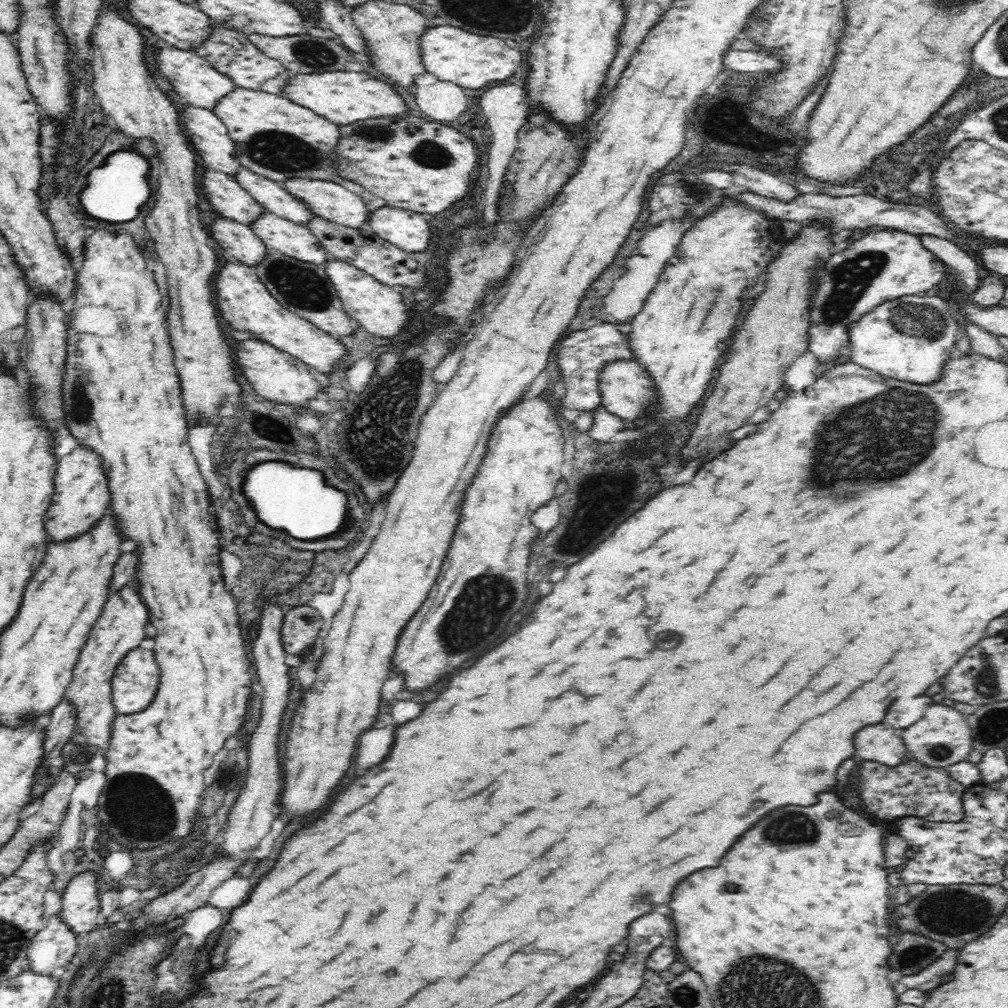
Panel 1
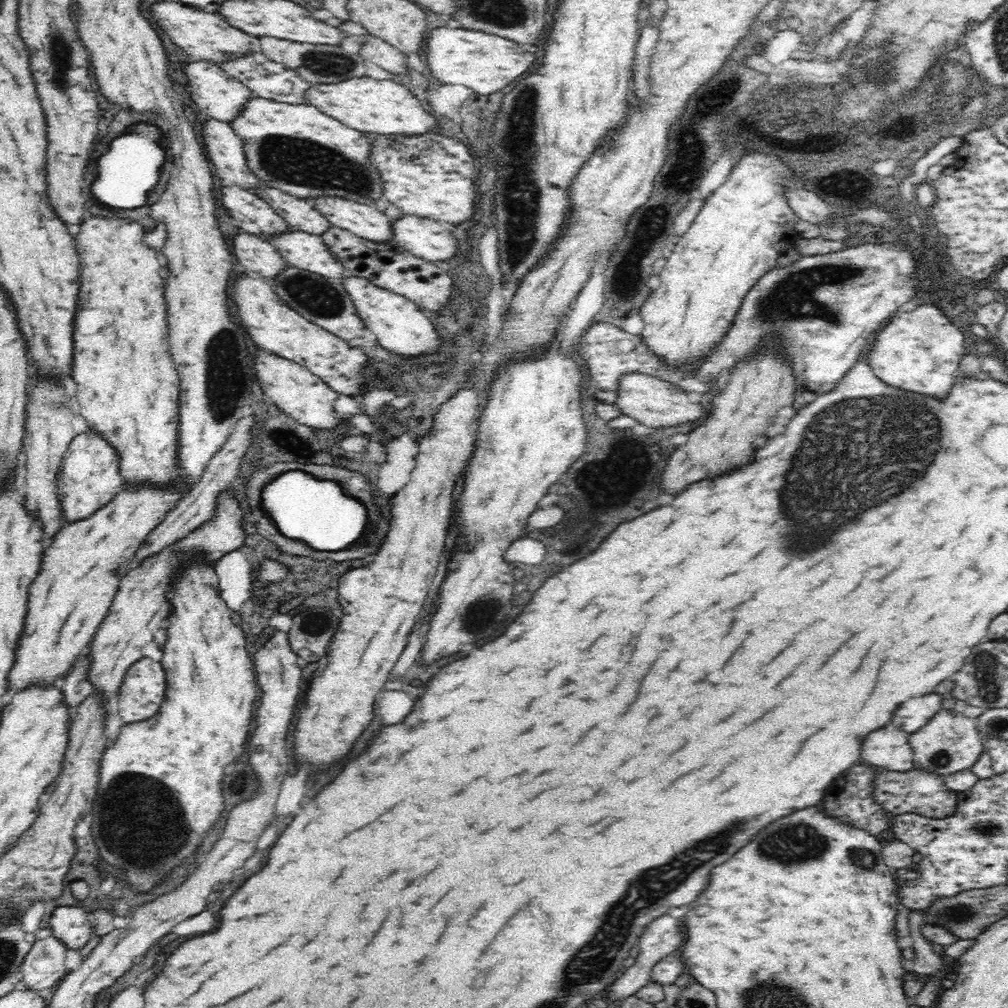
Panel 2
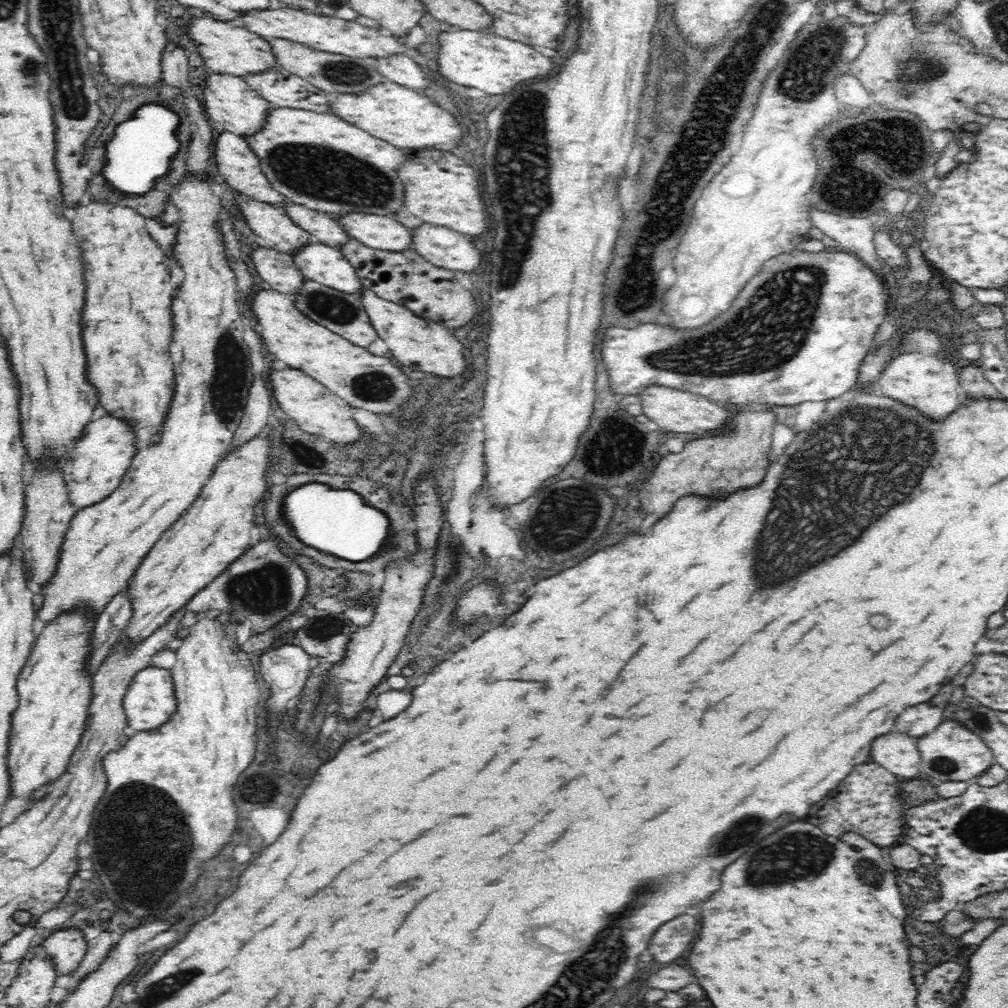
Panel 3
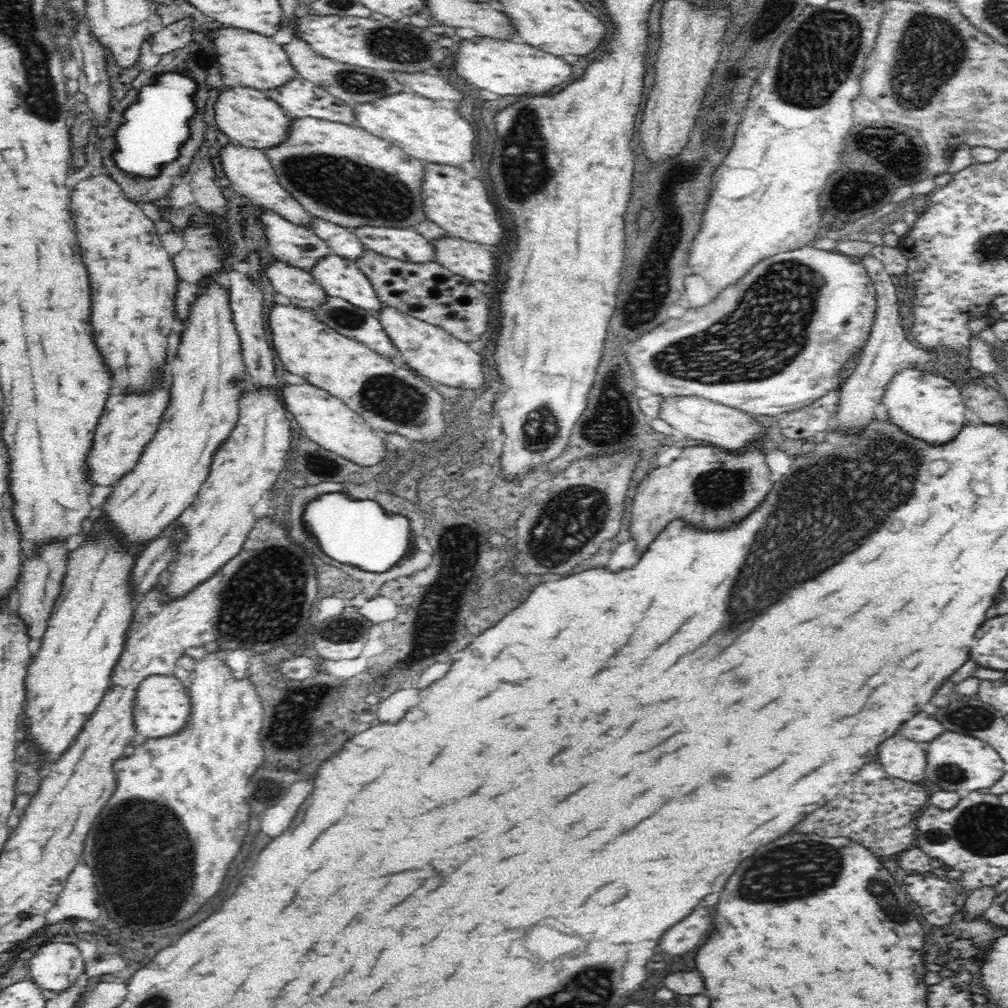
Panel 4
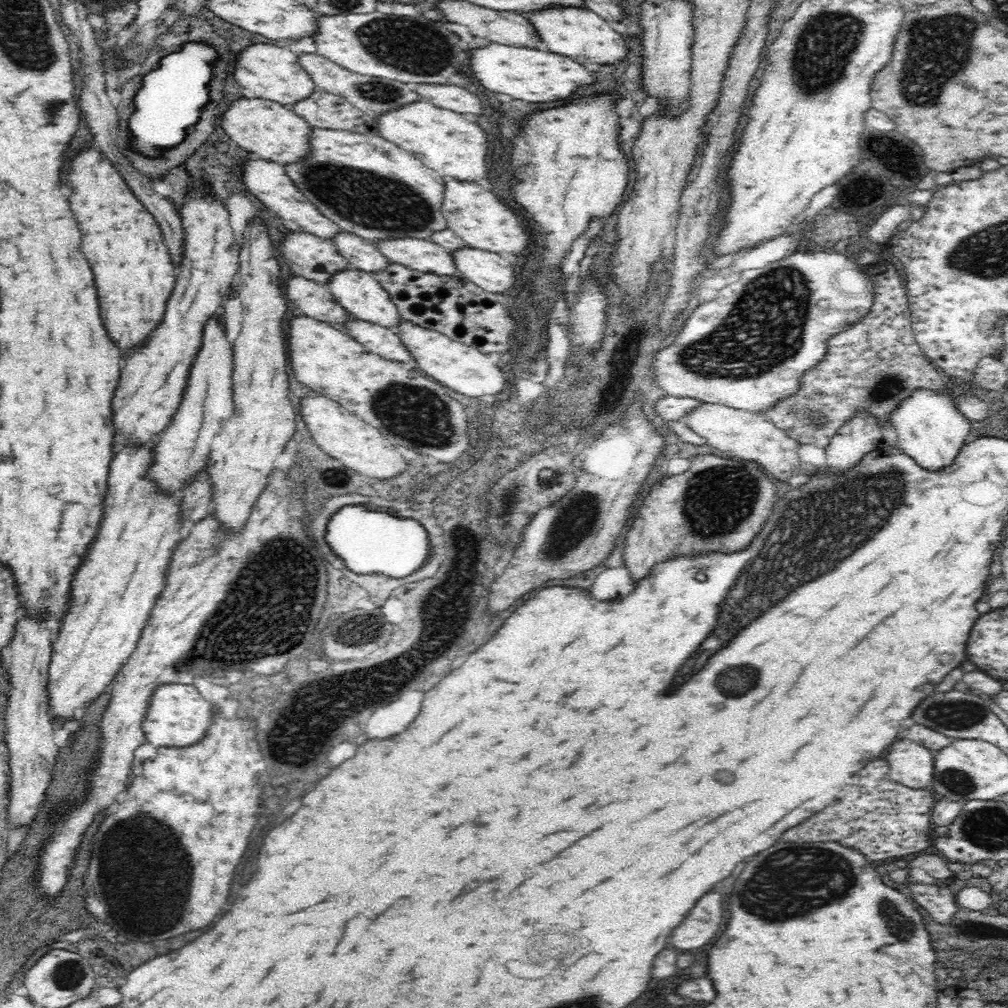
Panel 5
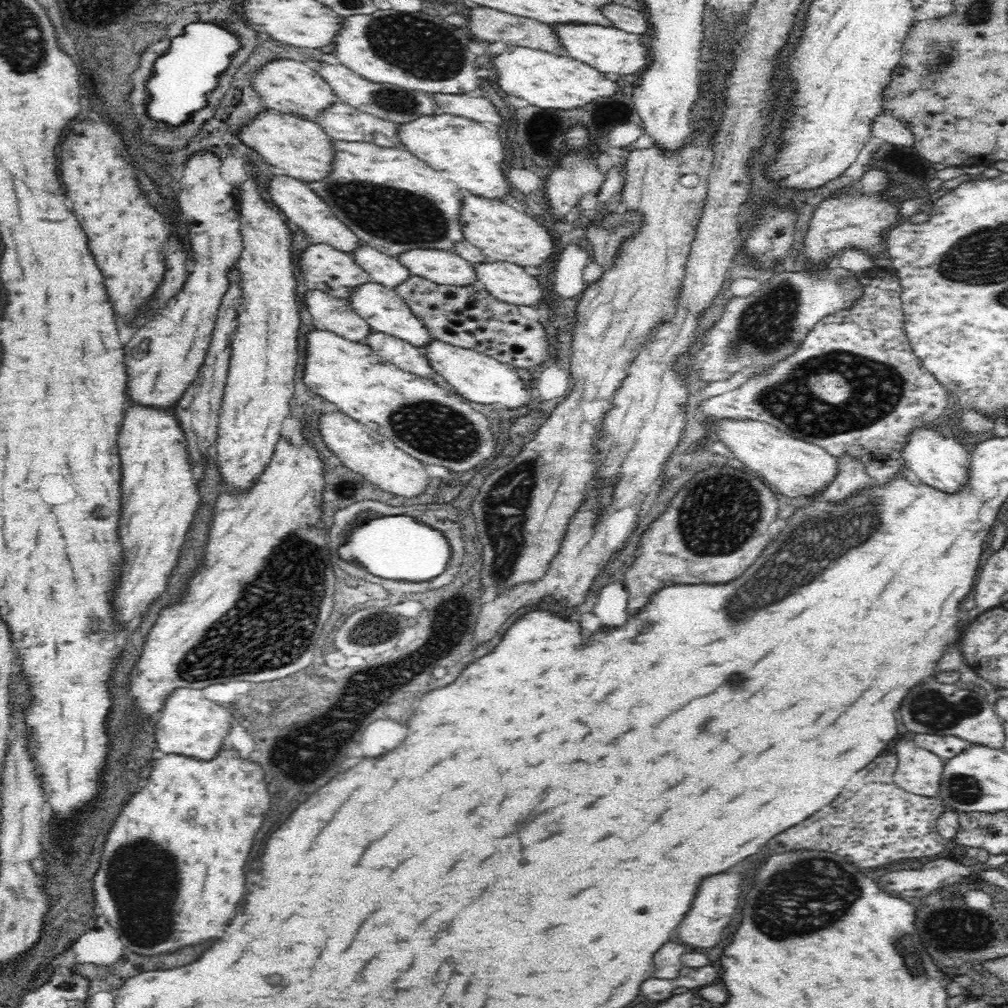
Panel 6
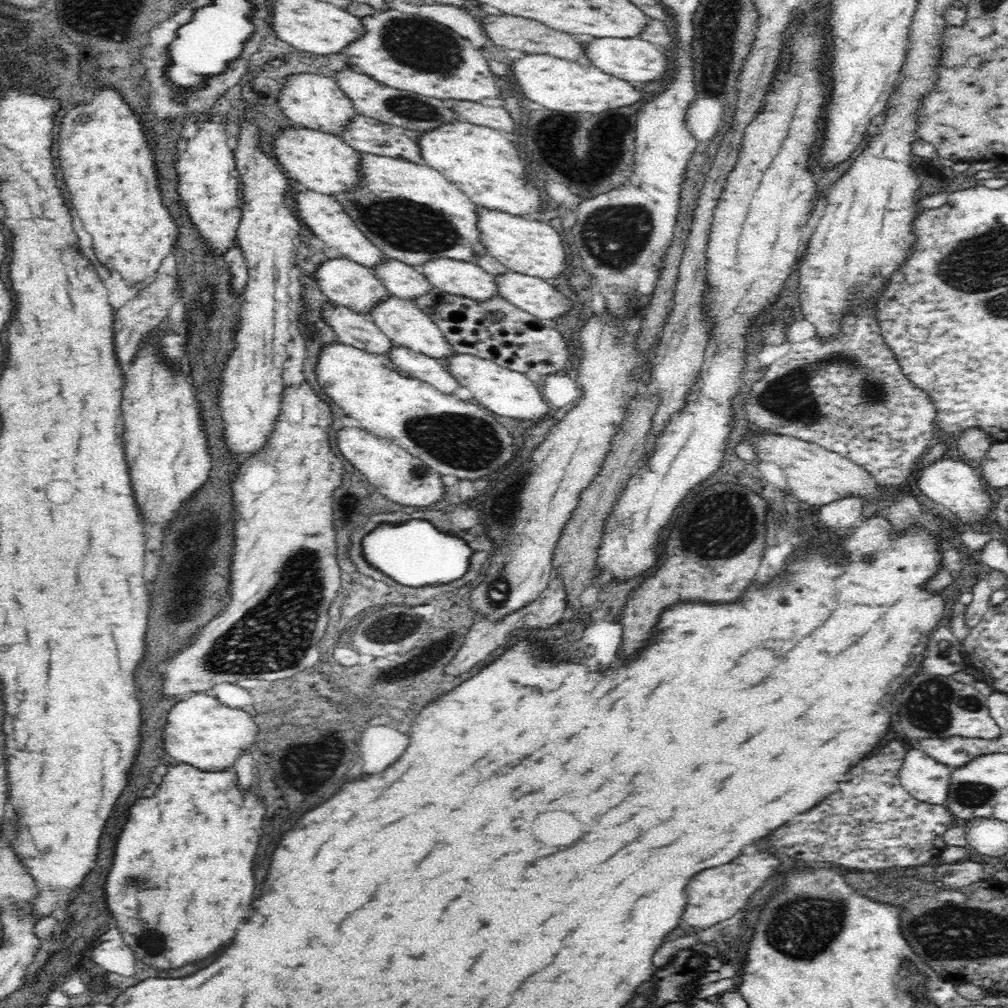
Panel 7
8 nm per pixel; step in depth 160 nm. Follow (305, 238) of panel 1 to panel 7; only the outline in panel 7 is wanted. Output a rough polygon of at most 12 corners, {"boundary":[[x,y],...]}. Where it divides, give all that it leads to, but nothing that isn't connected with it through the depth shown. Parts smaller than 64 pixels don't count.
{"boundary":[[390,296],[370,316],[396,348],[457,354],[412,301]]}

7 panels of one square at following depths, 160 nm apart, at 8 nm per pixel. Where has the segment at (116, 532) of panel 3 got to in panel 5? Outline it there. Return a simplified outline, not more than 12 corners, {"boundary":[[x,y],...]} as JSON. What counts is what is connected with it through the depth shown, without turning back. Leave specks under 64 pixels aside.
{"boundary":[[212,316],[183,400],[156,441],[166,491],[208,462],[233,411],[233,352]]}

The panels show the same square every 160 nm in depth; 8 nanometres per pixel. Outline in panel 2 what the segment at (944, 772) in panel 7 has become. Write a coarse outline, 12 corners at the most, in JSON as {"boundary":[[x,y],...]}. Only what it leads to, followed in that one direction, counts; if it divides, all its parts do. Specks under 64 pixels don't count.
{"boundary":[[888,726],[864,742],[864,760],[891,772],[917,768],[910,736]]}

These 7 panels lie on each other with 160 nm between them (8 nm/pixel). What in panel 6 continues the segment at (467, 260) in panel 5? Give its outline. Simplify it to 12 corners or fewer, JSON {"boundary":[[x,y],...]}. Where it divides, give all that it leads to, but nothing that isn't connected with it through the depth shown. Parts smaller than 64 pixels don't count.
{"boundary":[[504,262],[474,266],[483,288],[519,307],[548,306],[538,278]]}

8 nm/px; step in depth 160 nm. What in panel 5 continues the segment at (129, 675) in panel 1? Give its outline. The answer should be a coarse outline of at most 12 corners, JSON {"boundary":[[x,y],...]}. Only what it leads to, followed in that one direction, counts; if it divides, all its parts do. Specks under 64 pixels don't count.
{"boundary":[[188,684],[156,688],[147,742],[189,748],[208,735],[215,708]]}

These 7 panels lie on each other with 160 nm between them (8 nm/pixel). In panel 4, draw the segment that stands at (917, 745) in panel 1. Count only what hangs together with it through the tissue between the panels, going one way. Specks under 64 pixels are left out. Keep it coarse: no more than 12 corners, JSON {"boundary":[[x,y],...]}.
{"boundary":[[947,730],[925,778],[965,798],[1007,774],[987,742]]}

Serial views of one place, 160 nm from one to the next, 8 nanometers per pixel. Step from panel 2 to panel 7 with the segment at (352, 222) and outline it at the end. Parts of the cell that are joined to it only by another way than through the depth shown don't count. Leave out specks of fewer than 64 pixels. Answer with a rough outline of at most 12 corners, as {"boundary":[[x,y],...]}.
{"boundary":[[474,263],[418,267],[436,290],[478,302],[501,298],[496,277]]}

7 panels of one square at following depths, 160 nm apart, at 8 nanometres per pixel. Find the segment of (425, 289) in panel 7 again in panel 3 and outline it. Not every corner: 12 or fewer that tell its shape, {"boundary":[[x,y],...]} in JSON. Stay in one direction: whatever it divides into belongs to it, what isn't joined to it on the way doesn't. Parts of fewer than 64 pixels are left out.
{"boundary":[[294,202],[284,206],[314,244],[344,246],[351,239],[338,220]]}

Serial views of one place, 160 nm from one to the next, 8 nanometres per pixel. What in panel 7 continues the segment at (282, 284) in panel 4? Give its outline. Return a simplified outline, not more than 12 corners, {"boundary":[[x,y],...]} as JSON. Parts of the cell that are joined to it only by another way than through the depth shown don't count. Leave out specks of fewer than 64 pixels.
{"boundary":[[322,305],[337,342],[380,355],[393,344],[368,314]]}

